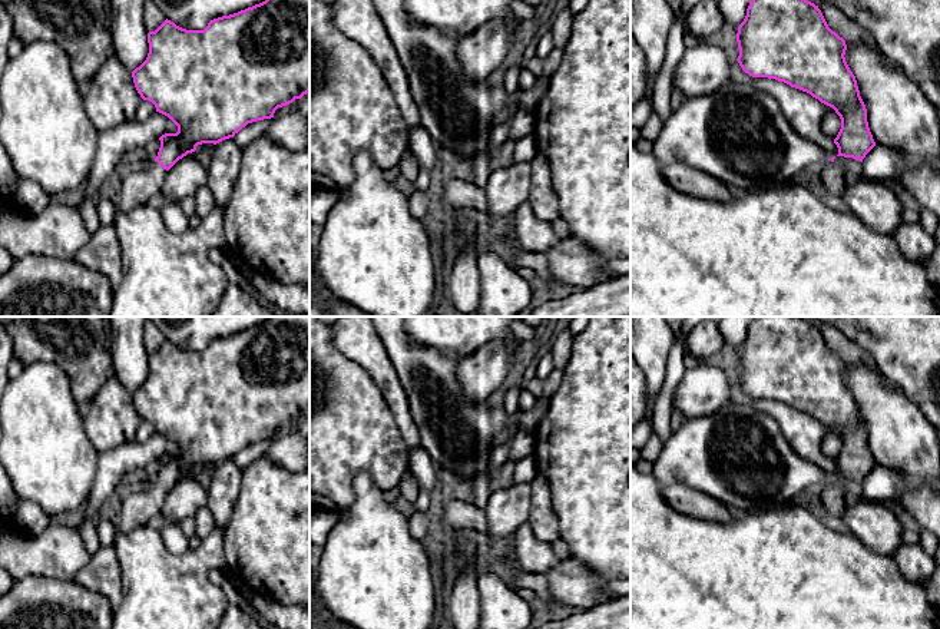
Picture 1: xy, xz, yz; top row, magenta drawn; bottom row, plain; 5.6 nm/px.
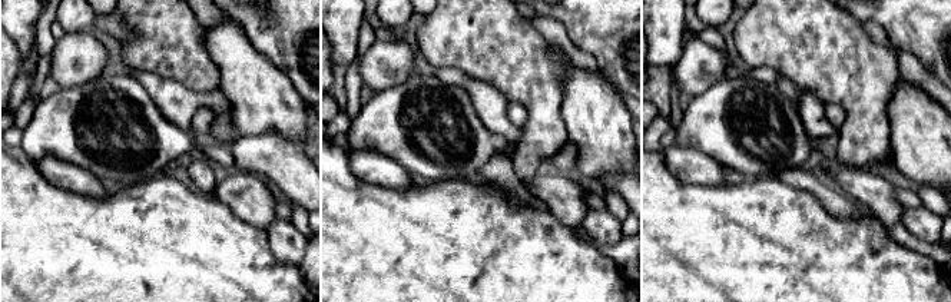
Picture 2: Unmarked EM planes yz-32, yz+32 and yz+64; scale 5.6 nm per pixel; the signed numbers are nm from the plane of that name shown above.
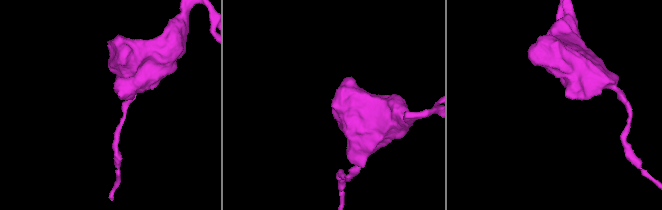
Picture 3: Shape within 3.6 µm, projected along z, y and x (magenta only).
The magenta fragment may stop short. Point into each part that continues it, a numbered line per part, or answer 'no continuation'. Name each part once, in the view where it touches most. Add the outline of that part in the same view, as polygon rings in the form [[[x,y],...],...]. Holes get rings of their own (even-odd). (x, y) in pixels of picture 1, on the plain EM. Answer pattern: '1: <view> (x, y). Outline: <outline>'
1: xy (136, 509). Outline: [[[152,483],[145,490],[128,493],[115,513],[116,536],[148,524],[160,513],[165,496],[166,490],[158,483]]]

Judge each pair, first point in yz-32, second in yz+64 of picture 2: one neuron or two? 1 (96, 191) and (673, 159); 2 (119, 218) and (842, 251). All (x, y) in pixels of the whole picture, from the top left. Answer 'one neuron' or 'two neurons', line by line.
1: one neuron
2: one neuron

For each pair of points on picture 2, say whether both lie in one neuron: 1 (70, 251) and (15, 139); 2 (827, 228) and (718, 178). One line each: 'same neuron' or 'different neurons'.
1: different neurons
2: different neurons

